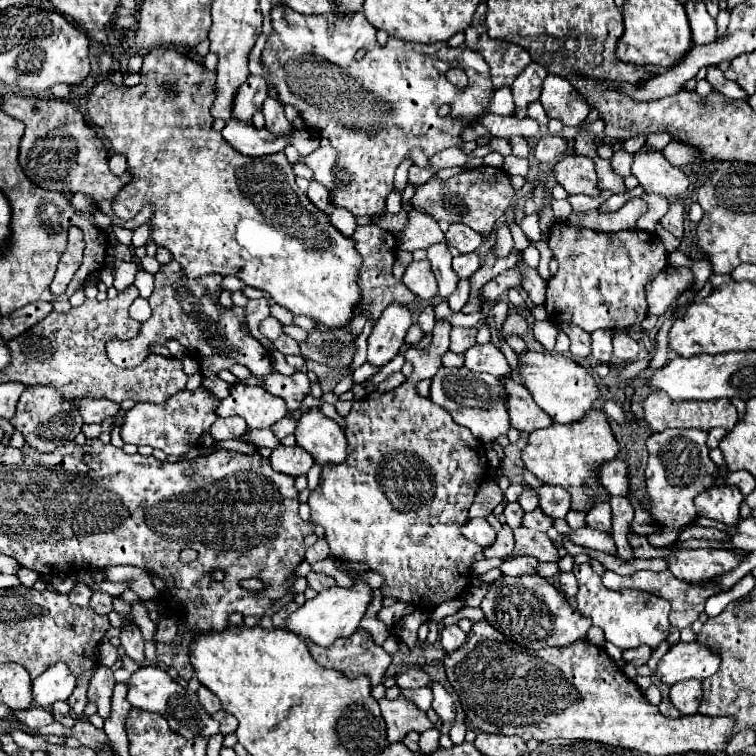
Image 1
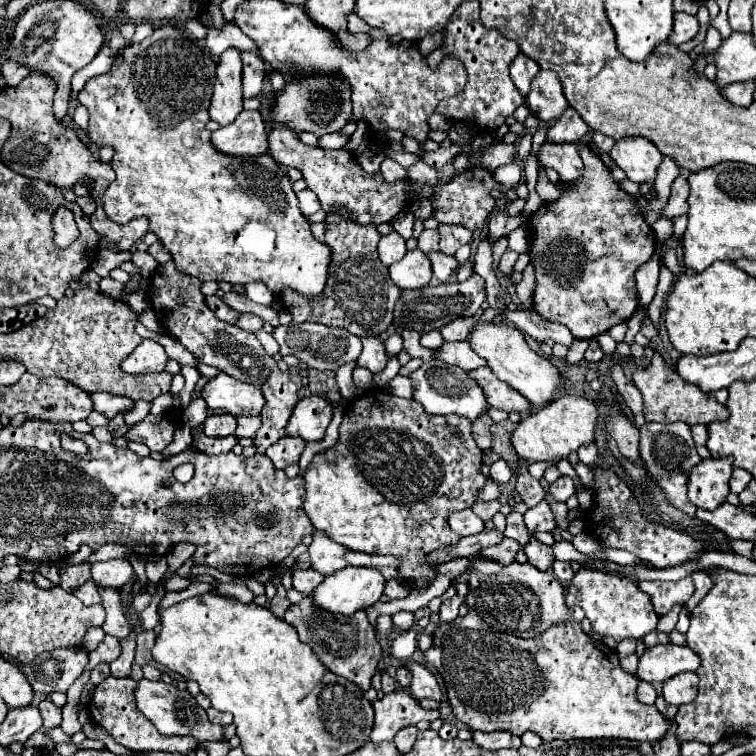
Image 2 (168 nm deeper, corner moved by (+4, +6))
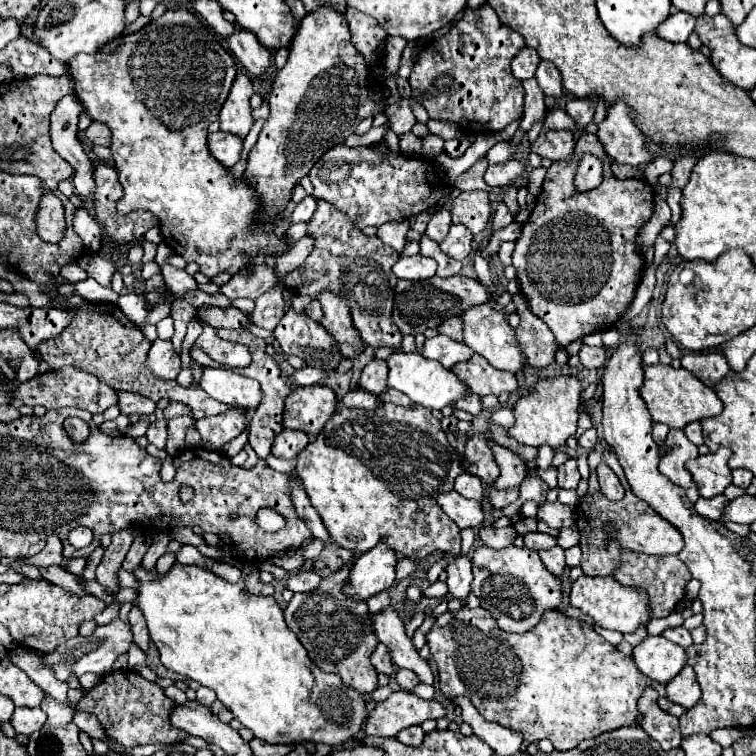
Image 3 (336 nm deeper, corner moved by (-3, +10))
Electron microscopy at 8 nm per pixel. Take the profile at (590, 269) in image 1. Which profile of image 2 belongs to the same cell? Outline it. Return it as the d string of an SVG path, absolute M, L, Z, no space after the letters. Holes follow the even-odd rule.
M577 143L585 171L579 179L569 183L557 183L563 193L557 201L541 205L527 221L531 237L531 263L535 267L535 291L533 309L551 323L565 325L577 339L593 339L609 331L617 323L625 323L637 309L635 271L639 265L651 259L655 251L653 229L645 223L635 199L625 193L611 177L607 165L595 155L587 143Z

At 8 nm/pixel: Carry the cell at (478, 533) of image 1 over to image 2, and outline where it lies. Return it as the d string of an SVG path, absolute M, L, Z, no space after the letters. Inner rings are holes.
M463 509L463 511L453 511L447 517L449 527L459 533L459 535L477 535L483 531L483 521L471 511L471 509Z

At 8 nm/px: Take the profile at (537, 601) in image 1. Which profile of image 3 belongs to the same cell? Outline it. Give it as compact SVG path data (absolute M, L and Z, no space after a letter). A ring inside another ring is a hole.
M482 545L472 555L472 571L472 593L480 599L480 607L492 613L502 631L526 633L528 629L534 629L534 625L538 625L544 611L560 609L560 605L564 603L560 579L544 569L536 551L518 547L496 551Z

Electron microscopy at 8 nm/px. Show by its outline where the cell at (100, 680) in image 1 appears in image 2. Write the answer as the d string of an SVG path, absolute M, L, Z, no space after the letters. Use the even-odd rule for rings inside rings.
M109 675L105 681L101 681L95 687L93 697L89 701L89 715L93 723L103 727L119 745L131 751L145 751L145 753L147 751L169 751L169 753L195 751L199 743L193 737L175 737L175 735L167 737L155 729L155 725L135 705L135 687L137 687L137 681L133 681L131 677L117 679Z

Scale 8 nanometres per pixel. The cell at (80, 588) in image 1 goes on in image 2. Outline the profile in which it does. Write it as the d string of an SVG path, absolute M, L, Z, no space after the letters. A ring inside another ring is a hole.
M85 561L81 565L73 565L73 567L63 567L61 569L61 587L67 591L75 591L79 585L87 583L91 579L91 563Z

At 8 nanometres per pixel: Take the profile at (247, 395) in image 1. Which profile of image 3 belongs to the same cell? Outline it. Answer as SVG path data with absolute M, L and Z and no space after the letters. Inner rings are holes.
M206 367L200 379L200 387L216 401L238 405L244 409L256 409L260 405L260 383L250 377L238 375L230 369Z

